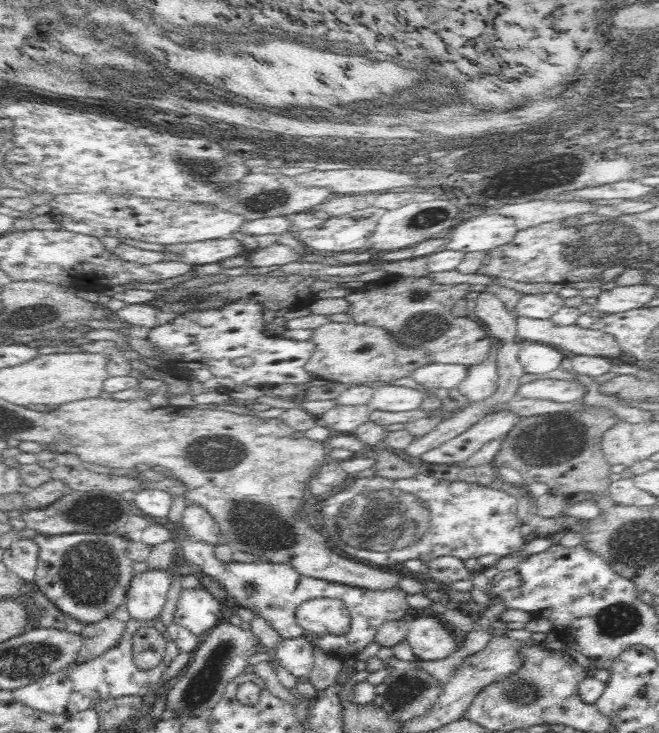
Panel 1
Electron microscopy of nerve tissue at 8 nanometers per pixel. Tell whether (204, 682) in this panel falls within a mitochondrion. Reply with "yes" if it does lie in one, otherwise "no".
yes

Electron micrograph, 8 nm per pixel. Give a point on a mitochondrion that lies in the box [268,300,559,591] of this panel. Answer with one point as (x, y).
(375, 519)

